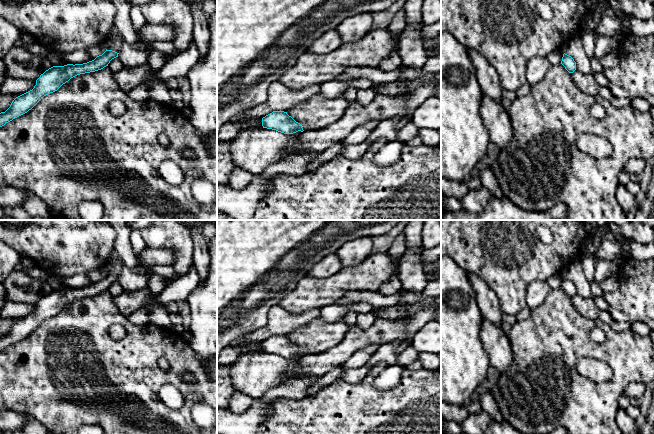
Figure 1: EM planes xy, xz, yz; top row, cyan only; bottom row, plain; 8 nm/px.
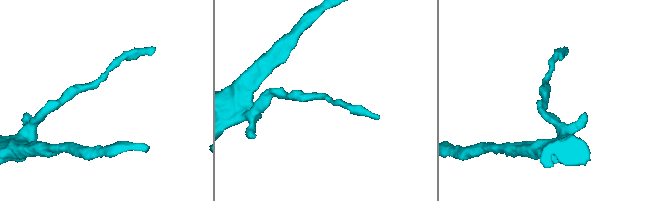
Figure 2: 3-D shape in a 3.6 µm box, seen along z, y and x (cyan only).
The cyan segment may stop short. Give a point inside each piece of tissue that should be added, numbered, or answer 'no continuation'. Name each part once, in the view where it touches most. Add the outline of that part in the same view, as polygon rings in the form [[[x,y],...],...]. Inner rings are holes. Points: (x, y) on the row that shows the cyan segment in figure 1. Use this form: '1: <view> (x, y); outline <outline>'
no continuation

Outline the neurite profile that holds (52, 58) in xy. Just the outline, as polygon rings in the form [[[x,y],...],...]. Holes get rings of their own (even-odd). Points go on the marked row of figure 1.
[[[50,53],[47,57],[47,60],[53,66],[64,66],[68,64],[62,58],[60,58],[57,54],[54,54],[54,53]]]

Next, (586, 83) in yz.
[[[578,70],[571,73],[572,81],[585,94],[598,96],[600,85],[592,73],[584,74]]]

